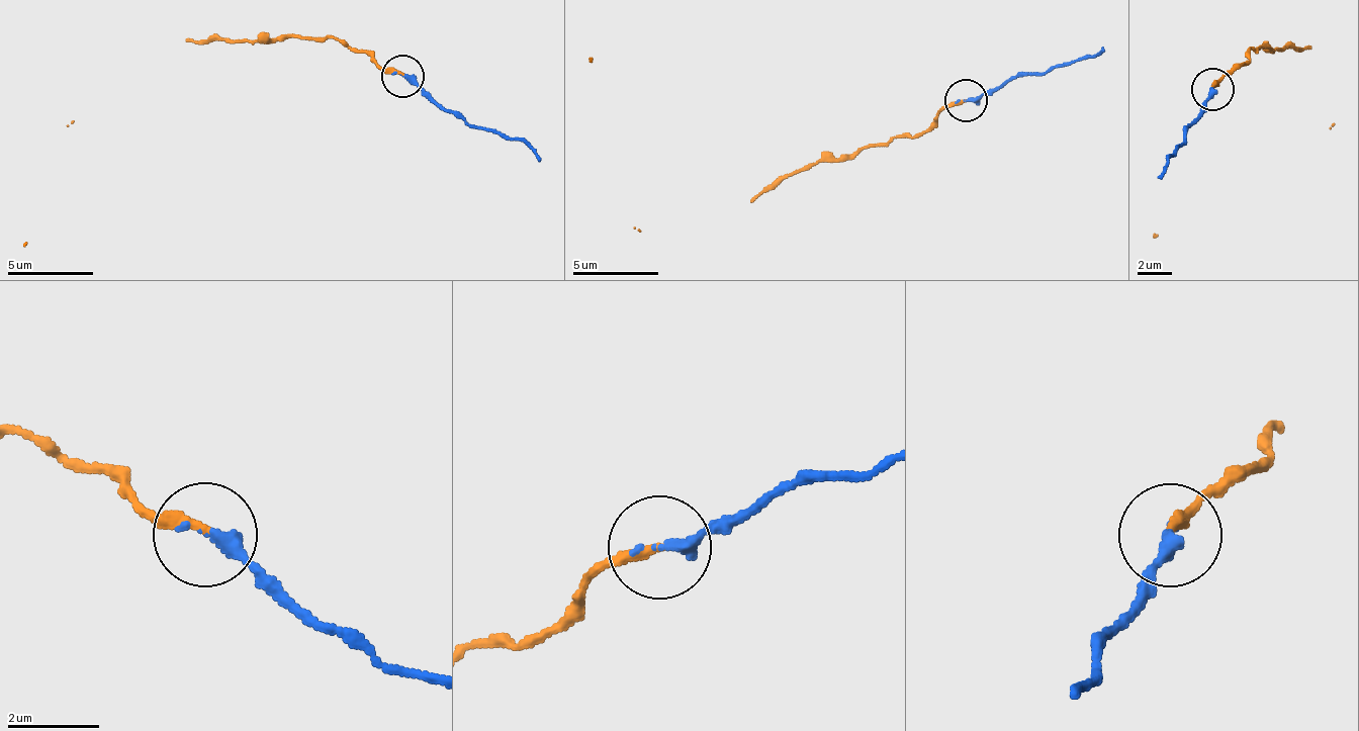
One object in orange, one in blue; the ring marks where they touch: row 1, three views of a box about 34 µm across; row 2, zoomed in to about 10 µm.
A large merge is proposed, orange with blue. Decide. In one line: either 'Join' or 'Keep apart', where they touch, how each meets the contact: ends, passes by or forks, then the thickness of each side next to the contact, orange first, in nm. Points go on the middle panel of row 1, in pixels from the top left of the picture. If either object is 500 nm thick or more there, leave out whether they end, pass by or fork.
Join. Place: (966, 100). At the ring orange ends. At the ring blue ends. Thickness 240 nm (orange) against 320 nm

